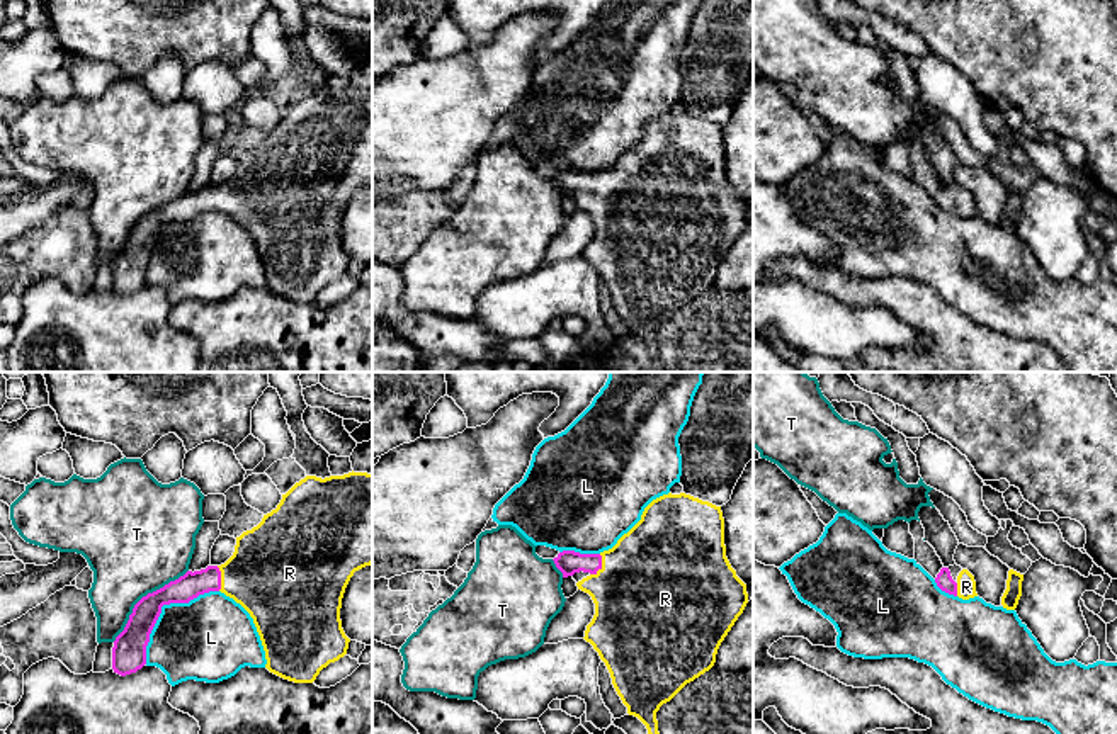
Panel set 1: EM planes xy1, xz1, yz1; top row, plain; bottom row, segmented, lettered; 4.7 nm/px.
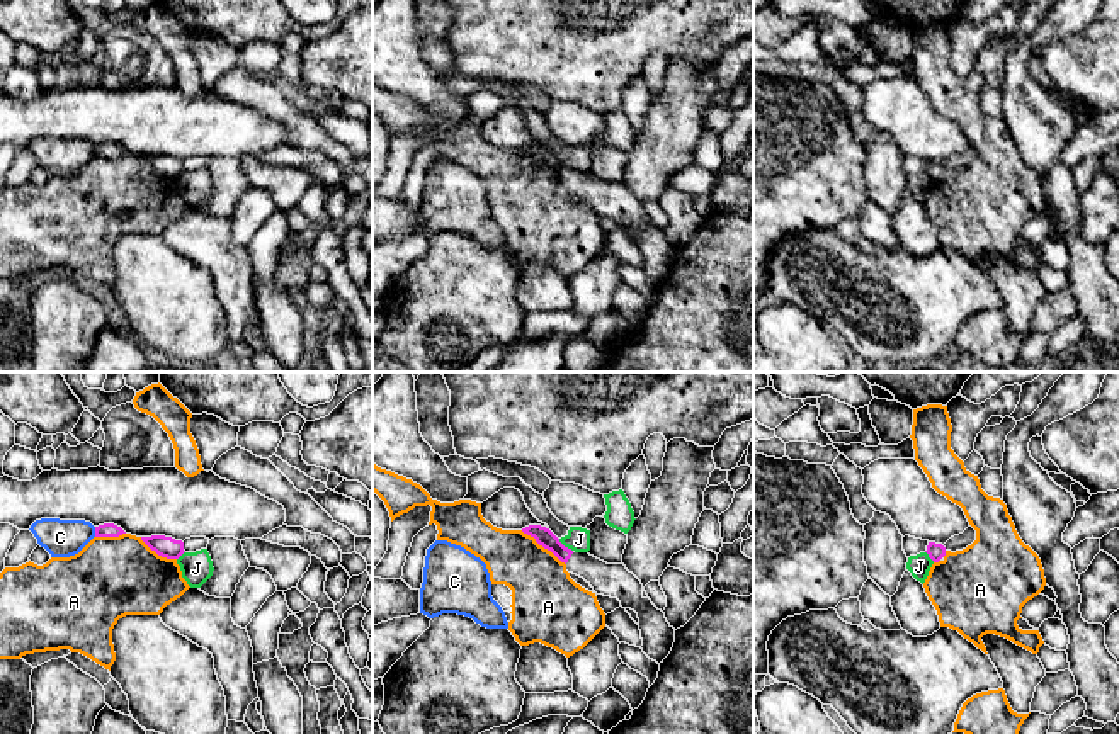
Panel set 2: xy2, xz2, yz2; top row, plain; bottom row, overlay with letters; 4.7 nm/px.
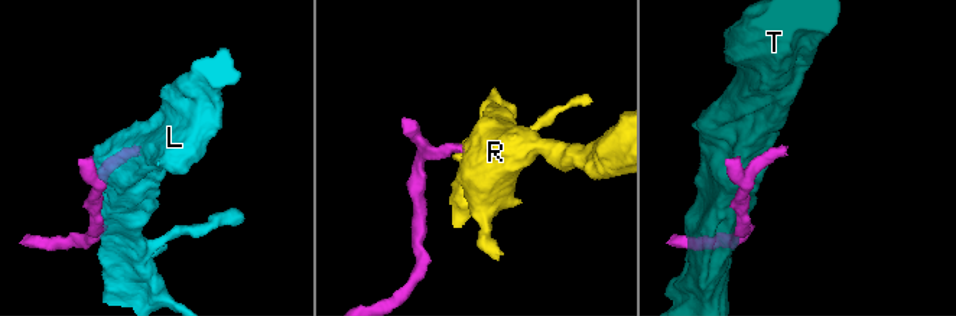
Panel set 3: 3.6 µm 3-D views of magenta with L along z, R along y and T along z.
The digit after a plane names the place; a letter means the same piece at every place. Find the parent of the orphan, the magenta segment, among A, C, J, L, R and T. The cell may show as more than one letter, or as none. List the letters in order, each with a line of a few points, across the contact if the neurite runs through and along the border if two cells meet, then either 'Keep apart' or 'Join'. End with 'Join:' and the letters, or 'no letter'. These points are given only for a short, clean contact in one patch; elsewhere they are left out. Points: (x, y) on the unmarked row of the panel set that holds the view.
A: Line: xz2 (521, 150), (550, 169), (565, 184). Keep apart
C: Keep apart
J: Line: xz2 (558, 158), (572, 170). Keep apart
L: Keep apart
R: Line: xz1 (568, 182), (601, 186), (624, 201), (650, 204). Join
T: Keep apart
Join: R

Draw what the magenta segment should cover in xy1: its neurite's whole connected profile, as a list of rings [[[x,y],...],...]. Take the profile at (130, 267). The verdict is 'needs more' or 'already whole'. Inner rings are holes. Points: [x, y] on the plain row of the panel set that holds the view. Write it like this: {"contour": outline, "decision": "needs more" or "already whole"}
{"contour": [[[372,93],[306,95],[257,146],[236,156],[235,172],[224,184],[187,190],[143,216],[114,260],[112,289],[126,296],[146,284],[146,265],[163,224],[189,223],[199,214],[221,211],[253,238],[265,287],[294,302],[313,302],[323,287],[347,274],[350,258],[342,248],[342,217],[354,192],[371,184]]], "decision": "needs more"}

